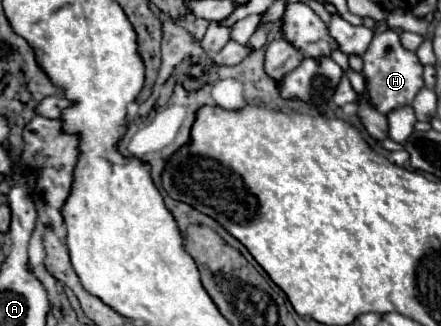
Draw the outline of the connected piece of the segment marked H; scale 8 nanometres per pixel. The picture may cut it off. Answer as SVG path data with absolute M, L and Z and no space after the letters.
M388 29L384 33L376 33L368 51L362 55L364 59L364 79L366 79L366 89L370 95L372 105L380 113L388 113L400 105L410 105L416 97L416 93L422 89L422 65L416 57L416 53L404 49L400 45L398 33Z

